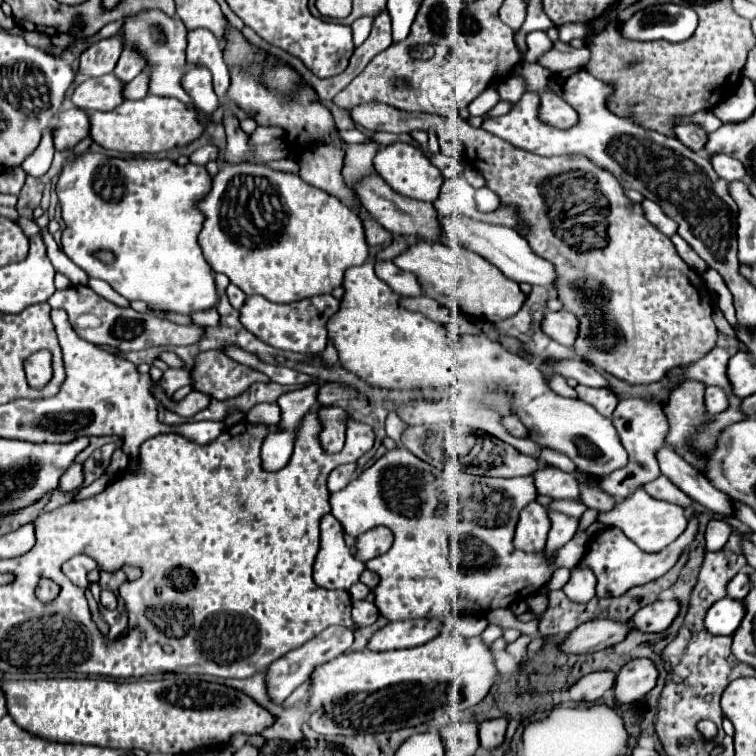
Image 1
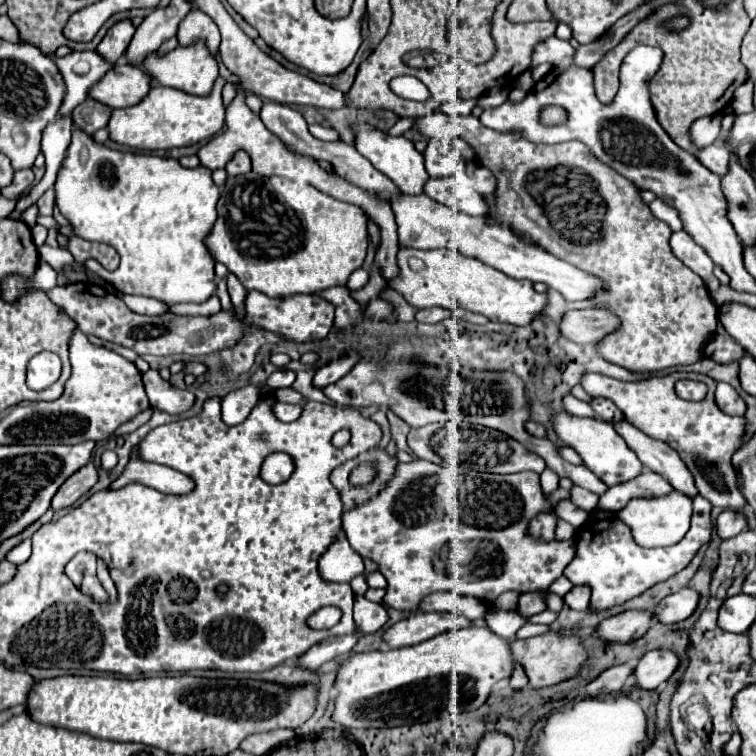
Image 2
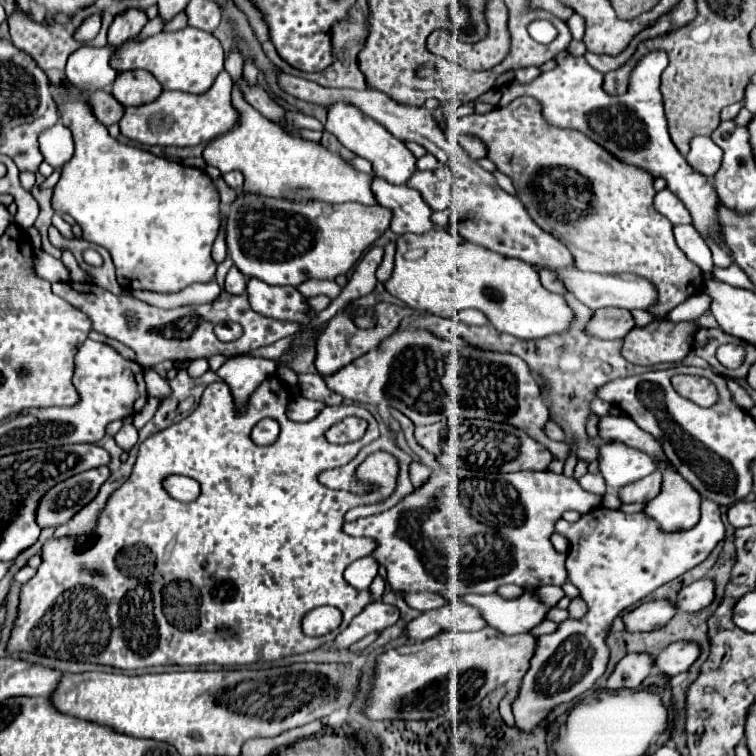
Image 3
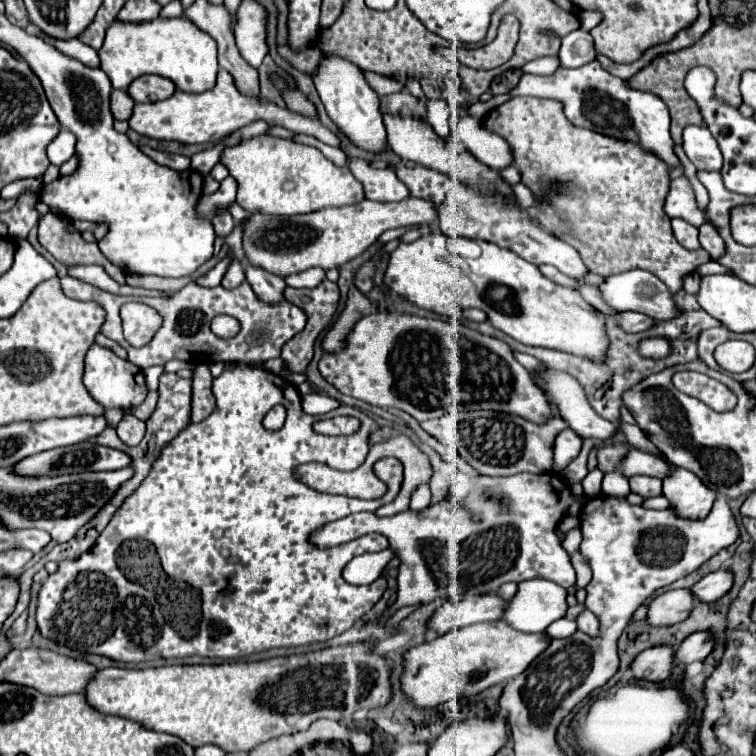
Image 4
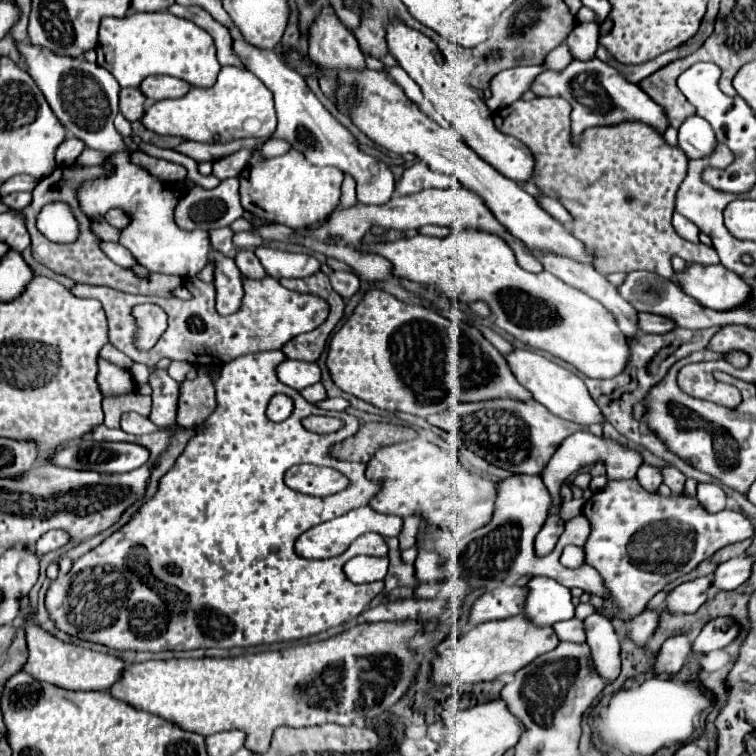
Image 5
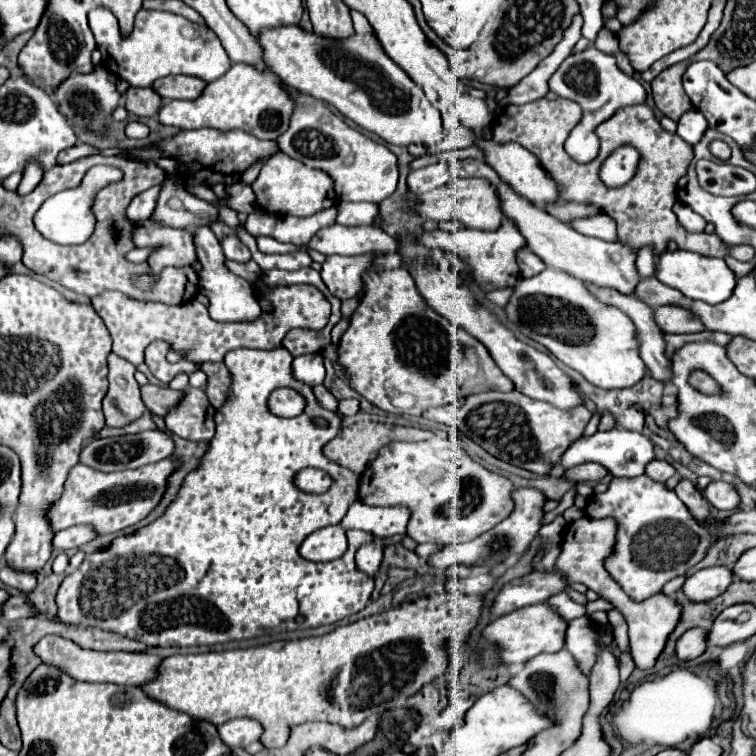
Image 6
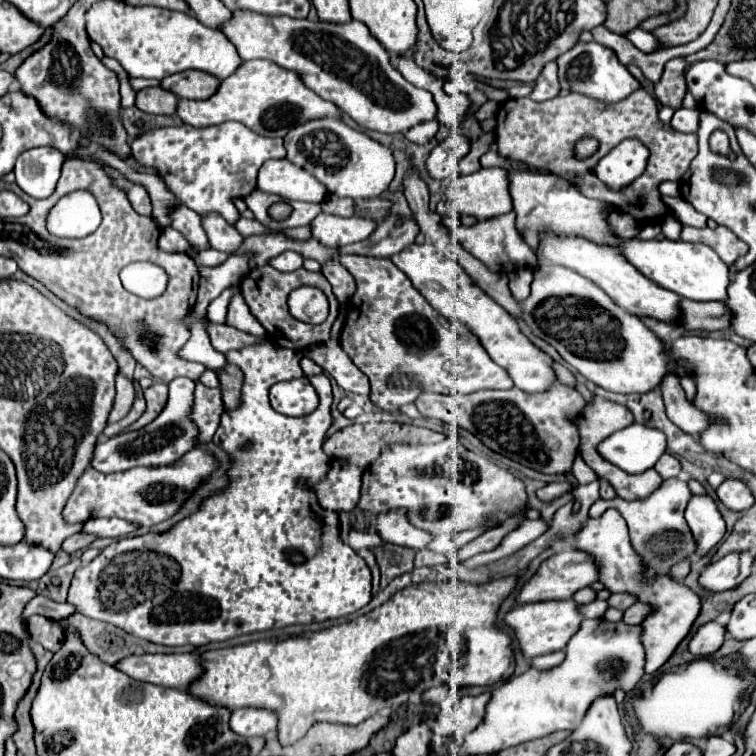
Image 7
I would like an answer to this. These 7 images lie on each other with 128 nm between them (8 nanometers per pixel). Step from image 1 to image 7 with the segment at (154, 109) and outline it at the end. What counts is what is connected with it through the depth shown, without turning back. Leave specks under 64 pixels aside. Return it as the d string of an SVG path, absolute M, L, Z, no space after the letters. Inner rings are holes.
M250 60L250 62L244 62L232 76L222 80L218 92L214 96L210 96L208 100L180 100L178 116L190 126L214 126L214 124L222 124L226 120L238 120L244 126L248 126L250 130L256 130L260 136L284 138L290 128L300 124L300 116L302 116L302 124L308 120L318 120L318 118L328 118L328 116L340 120L342 110L336 110L332 102L326 102L316 92L310 92L310 88L300 80L300 76L296 72L280 68L278 64L274 64L270 60Z

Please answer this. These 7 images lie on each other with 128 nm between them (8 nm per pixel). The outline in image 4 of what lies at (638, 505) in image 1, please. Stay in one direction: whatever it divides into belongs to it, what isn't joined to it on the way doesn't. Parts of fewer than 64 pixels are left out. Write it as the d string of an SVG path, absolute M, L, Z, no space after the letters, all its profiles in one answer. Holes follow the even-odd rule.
M622 422L620 428L624 430L624 434L626 434L630 446L634 446L634 448L638 448L638 450L642 450L642 452L650 452L650 454L658 452L658 448L644 436L644 432L642 432L638 426L632 426L632 424ZM670 464L672 476L662 480L662 494L672 502L672 510L676 510L684 518L704 518L712 510L716 494L706 488L700 478L684 468L674 468Z

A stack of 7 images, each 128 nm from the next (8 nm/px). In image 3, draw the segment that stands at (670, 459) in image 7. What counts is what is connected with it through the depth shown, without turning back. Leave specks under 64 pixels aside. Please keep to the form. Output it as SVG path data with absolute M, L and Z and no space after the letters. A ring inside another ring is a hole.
M656 470L656 472L652 472L646 478L640 478L640 480L632 482L632 484L626 484L620 490L620 498L622 498L624 504L630 504L630 502L648 502L648 500L658 496L660 486L662 486L662 474Z

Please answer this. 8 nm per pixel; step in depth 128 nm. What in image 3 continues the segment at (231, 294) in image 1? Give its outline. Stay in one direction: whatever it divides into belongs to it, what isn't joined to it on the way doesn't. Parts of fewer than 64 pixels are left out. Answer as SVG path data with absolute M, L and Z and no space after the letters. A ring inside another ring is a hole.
M230 268L226 282L224 282L224 290L230 294L242 294L246 290L246 276L238 270L238 268Z

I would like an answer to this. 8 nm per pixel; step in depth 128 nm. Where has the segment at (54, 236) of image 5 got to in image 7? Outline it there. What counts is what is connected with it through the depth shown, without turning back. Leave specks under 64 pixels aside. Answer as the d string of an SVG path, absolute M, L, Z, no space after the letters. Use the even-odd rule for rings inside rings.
M78 190L64 196L48 214L48 232L58 238L84 238L100 226L100 208L96 198Z

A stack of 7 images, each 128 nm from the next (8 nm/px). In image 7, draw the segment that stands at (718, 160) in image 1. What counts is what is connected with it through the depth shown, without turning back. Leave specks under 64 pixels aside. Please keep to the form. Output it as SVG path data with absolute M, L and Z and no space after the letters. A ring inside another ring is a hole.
M678 108L672 116L672 128L678 132L696 132L698 130L698 110L688 110L688 108Z

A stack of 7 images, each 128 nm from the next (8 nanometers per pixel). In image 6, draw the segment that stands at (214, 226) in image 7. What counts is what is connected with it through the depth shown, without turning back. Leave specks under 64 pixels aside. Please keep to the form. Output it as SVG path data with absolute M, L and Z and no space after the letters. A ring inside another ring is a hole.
M224 236L220 240L222 252L226 258L236 260L236 262L248 262L250 260L250 250L236 238L236 236Z

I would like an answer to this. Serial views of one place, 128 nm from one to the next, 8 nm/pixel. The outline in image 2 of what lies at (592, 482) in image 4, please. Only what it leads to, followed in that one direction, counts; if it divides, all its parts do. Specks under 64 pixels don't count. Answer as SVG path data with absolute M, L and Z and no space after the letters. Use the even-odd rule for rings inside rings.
M574 486L572 488L572 502L578 506L578 508L582 508L582 510L586 510L586 512L592 512L594 508L596 508L596 504L598 504L598 494L594 494L594 492L588 492L586 488L580 488L580 486Z

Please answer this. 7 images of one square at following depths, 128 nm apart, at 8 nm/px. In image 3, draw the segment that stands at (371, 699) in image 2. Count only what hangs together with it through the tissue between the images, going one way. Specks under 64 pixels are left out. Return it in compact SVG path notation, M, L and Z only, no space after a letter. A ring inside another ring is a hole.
M490 626L476 632L442 632L424 642L392 648L378 656L374 690L366 708L366 716L372 720L430 720L442 716L452 700L460 700L460 706L464 708L476 706L488 692L506 684L508 680L520 682L528 672L534 648L536 638L532 634L506 636Z

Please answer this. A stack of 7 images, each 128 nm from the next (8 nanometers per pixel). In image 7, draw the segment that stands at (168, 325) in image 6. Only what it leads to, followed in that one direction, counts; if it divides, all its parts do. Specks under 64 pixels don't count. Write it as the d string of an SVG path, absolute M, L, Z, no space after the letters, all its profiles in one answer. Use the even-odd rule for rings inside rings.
M302 286L294 290L288 298L290 314L308 324L320 324L328 316L328 300L322 290L312 286ZM208 324L208 334L210 334L210 340L212 340L212 346L218 350L218 352L230 352L230 350L238 350L238 348L244 348L248 344L256 344L260 342L260 338L256 336L250 336L246 332L240 332L228 324Z

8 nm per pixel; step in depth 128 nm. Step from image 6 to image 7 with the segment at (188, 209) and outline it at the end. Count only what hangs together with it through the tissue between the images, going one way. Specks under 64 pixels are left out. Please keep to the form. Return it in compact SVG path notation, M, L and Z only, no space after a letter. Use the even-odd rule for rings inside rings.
M98 148L98 150L96 150L96 156L98 156L100 160L104 160L104 162L108 162L112 168L120 170L128 180L132 180L132 182L136 182L136 184L142 184L142 186L148 190L148 194L150 194L150 198L152 198L152 204L154 204L152 218L156 220L156 224L158 224L160 228L168 228L168 224L170 224L170 212L172 212L174 206L180 204L180 200L164 186L164 182L162 182L156 174L140 174L140 172L136 172L134 168L130 168L126 160L118 158L118 156L112 154L112 152L108 152L108 154L106 154L106 152L108 152L108 150Z

